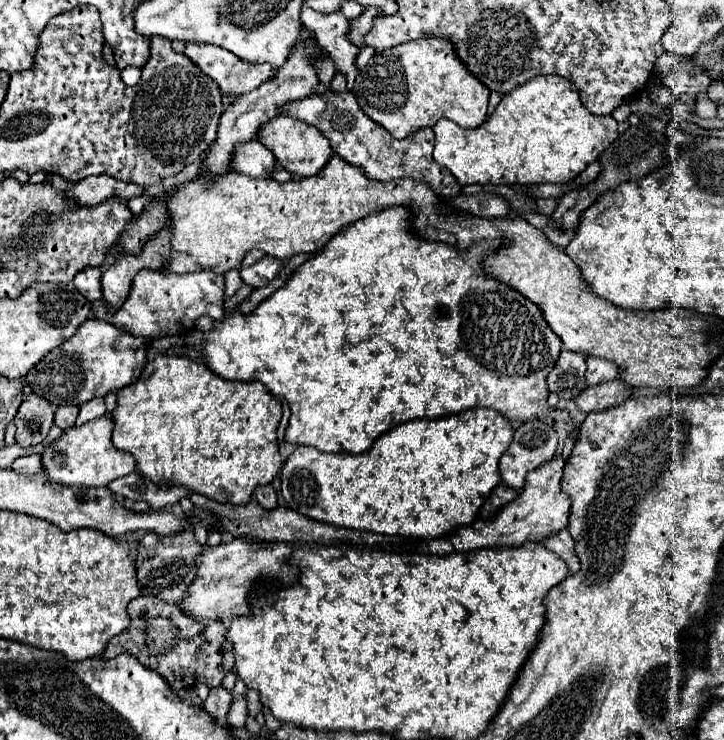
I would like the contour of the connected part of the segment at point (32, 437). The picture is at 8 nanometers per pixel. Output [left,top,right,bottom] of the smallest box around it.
[15,393,53,447]

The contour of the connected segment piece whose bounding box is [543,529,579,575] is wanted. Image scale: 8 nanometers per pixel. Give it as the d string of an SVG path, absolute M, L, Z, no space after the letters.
M563 529L563 531L559 531L559 533L551 535L551 537L547 537L547 539L543 541L543 545L545 545L549 551L553 551L555 555L559 555L559 557L567 563L569 575L573 575L573 573L579 569L579 557L577 557L577 553L575 553L573 539L571 539L571 535L569 535L567 529Z

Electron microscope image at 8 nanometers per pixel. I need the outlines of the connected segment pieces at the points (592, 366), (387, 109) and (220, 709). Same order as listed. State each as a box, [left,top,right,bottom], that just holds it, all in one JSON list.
[[587,357,619,385],[353,39,491,139],[203,687,231,723]]

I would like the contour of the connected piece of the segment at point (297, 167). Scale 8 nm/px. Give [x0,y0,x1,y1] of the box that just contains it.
[257,115,331,177]

